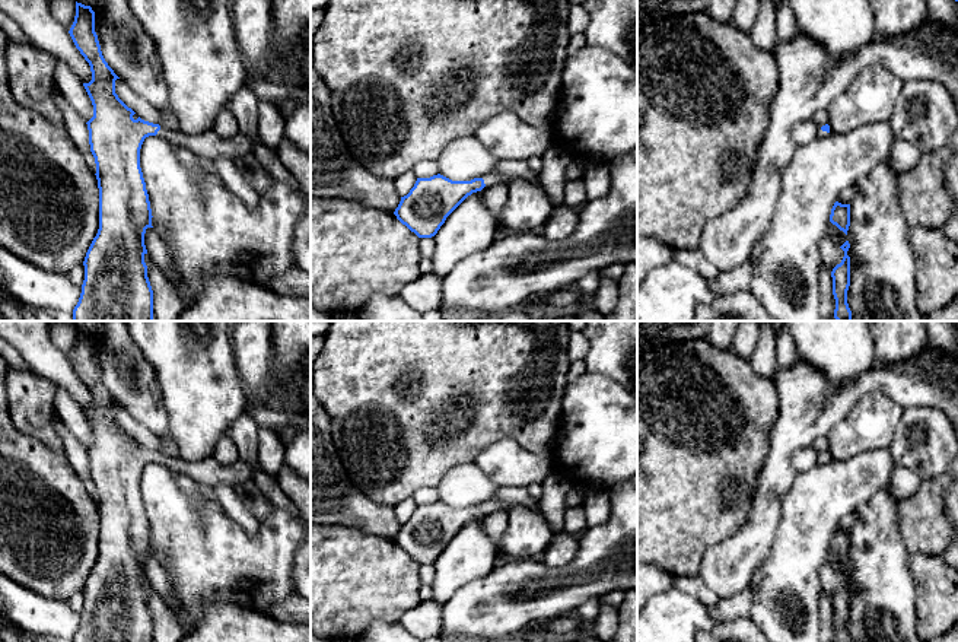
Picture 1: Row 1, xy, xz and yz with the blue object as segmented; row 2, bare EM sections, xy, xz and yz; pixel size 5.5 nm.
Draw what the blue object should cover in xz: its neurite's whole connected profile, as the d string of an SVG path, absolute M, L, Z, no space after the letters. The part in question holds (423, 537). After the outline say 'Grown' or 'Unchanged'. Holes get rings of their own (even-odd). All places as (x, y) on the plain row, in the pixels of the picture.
M497 499L471 508L452 508L440 500L417 505L410 519L401 524L394 541L418 565L432 565L468 522L494 511L509 512L512 506Z. Grown

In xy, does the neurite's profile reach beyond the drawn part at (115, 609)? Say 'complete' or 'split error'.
split error

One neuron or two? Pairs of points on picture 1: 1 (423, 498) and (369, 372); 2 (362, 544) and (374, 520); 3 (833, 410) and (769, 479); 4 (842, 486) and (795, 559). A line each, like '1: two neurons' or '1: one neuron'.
1: two neurons
2: two neurons
3: one neuron
4: one neuron

